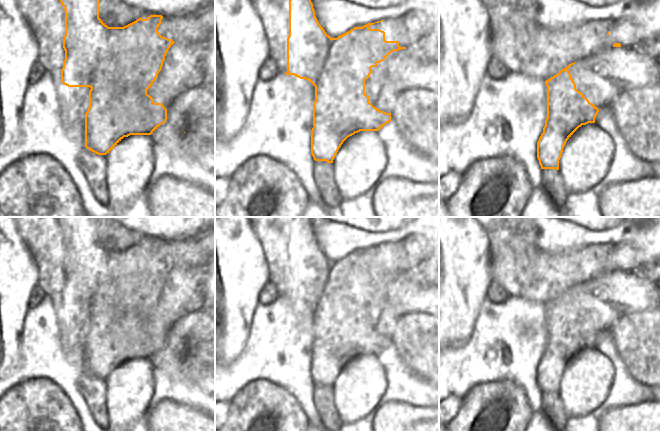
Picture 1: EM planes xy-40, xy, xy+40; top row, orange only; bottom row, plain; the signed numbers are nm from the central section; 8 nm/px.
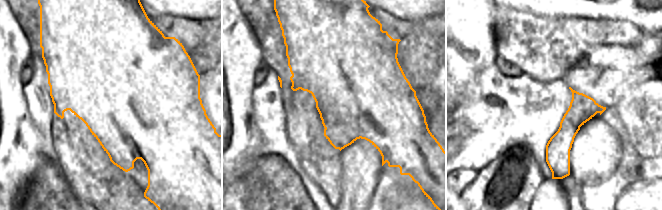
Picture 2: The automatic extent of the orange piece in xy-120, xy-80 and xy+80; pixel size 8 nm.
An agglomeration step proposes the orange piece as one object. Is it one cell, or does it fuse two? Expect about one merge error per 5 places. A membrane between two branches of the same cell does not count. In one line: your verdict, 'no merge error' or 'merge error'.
merge error

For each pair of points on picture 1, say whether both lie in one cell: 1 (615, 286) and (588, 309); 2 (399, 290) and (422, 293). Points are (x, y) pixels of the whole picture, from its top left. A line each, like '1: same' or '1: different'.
1: different
2: same

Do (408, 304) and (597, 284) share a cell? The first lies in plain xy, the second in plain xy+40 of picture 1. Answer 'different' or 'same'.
same

